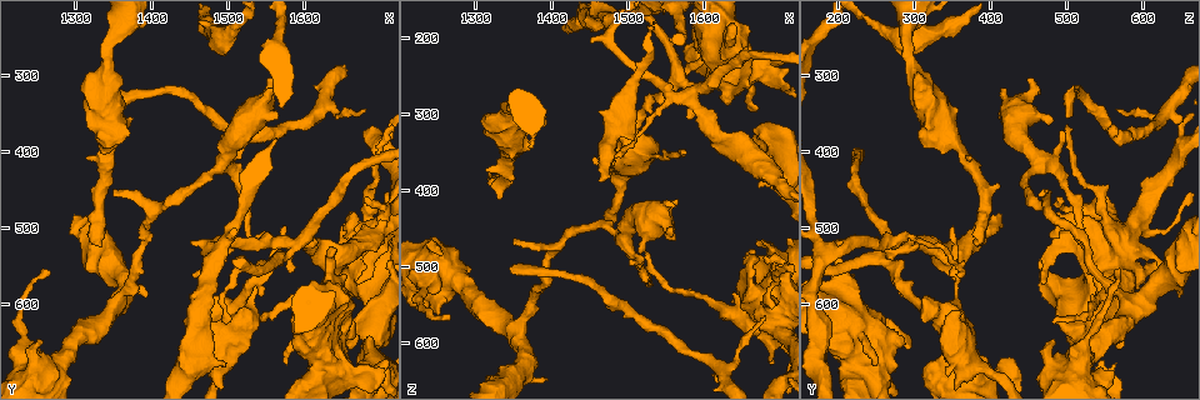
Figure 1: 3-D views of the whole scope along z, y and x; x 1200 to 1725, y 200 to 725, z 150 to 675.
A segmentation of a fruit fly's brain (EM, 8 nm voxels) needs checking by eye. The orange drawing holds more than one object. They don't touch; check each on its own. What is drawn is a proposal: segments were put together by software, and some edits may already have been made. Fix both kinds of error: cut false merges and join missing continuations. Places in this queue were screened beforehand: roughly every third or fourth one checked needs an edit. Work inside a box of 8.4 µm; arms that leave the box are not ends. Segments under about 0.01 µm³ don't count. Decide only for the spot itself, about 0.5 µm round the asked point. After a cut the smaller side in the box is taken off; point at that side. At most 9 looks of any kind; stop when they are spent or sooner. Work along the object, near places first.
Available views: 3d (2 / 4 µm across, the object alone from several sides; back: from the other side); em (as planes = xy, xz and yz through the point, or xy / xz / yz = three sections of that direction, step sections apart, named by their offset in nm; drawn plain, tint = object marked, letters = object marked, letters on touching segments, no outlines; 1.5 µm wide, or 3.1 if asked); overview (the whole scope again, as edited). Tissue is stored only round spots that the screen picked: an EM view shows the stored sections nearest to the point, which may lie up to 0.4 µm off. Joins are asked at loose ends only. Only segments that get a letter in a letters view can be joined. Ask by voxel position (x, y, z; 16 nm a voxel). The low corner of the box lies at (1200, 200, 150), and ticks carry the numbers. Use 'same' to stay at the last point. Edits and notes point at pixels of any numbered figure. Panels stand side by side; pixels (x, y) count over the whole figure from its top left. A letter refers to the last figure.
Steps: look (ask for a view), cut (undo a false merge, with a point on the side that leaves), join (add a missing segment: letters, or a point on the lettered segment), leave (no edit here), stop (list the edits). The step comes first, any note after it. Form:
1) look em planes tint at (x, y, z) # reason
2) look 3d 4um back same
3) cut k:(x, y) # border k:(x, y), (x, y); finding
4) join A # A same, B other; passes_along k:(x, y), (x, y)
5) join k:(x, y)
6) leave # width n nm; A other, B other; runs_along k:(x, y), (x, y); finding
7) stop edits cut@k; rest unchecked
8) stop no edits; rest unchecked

look 3d 2um at (1345, 355, 500) # an open end

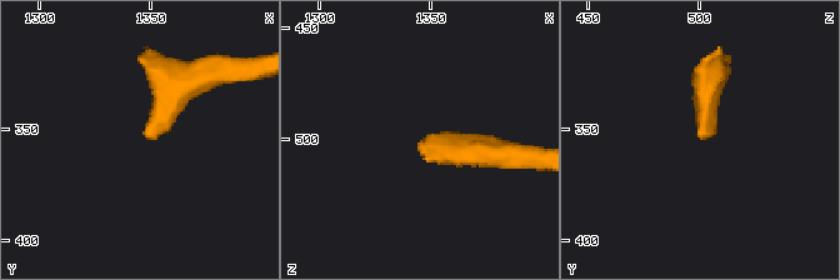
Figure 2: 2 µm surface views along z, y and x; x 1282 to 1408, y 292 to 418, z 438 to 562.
look em planes letters at (1350, 353, 500)

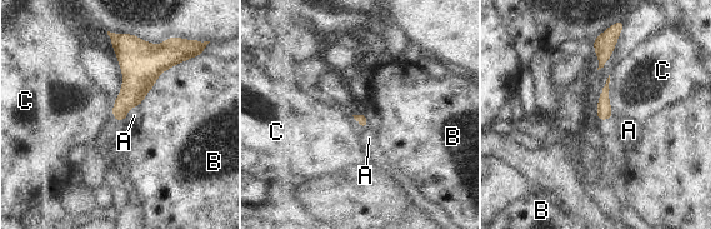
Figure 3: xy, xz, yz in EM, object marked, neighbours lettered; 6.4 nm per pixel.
leave # A other, B other, C other; border 3:(140, 104), (131, 108), (124, 120); none of them fits

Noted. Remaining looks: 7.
look em planes tint at (1535, 525, 520) # tapers out

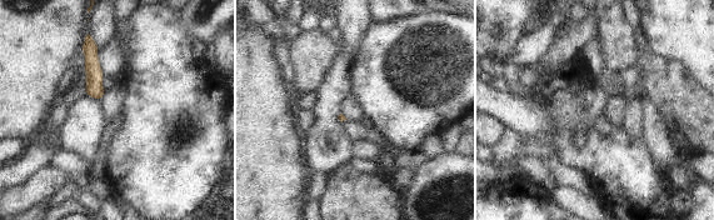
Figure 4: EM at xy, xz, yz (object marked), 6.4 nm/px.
look em planes letters same

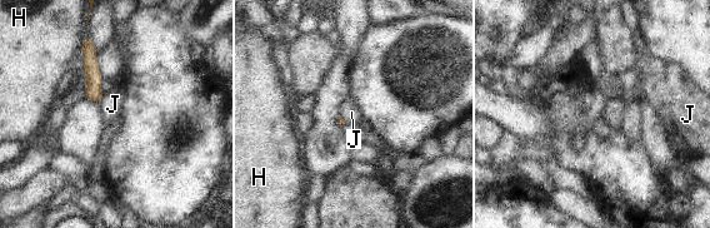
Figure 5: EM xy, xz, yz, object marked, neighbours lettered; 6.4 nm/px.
leave # longest_contact H 130 nm; H other, J other; border 5:(104, 95), (100, 103); no lettered segment goes on from it

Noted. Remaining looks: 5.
look em planes tint at (1550, 300, 450) # free end

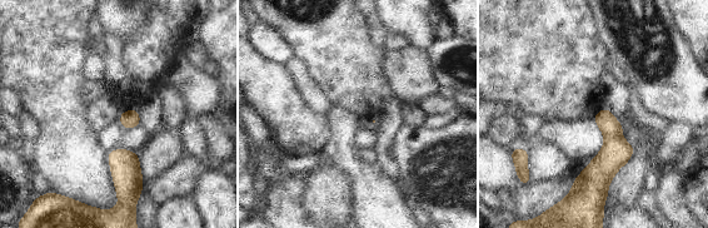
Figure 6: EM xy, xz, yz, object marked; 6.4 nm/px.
look em planes letters same # see the neighbours

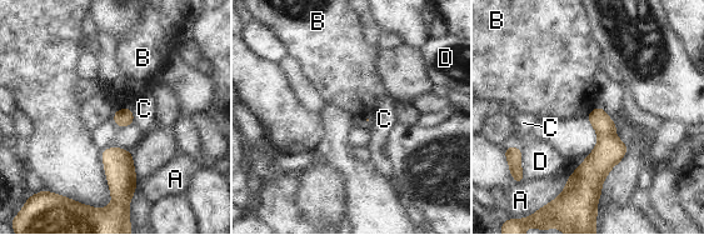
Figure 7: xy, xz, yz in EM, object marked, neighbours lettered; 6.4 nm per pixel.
leave # longest_contact C 110 nm; A other, B other, C other, D other; border 7:(129, 106), (115, 110); none of them fits

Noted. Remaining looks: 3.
look 3d 4um at (1455, 560, 360) # thin end

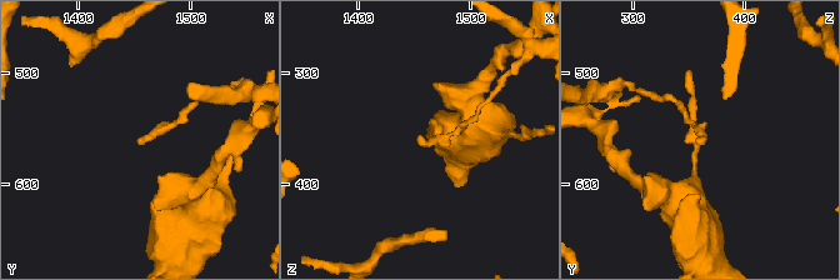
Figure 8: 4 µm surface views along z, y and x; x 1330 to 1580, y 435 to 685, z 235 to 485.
look em planes letters at (1454, 560, 358) # need the tissue

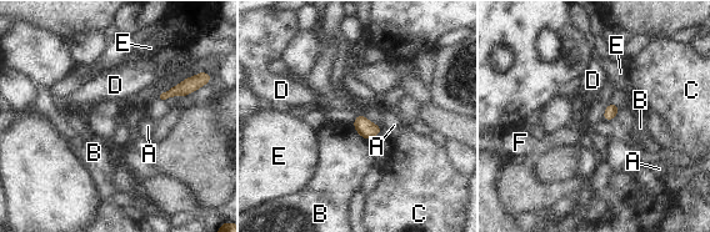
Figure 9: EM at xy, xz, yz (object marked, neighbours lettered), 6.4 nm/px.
leave # A other, B other, C other, D other, E other, F other; border 9:(351, 125), (369, 141); none of them fits

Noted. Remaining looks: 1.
stop no edits; rest unchecked

